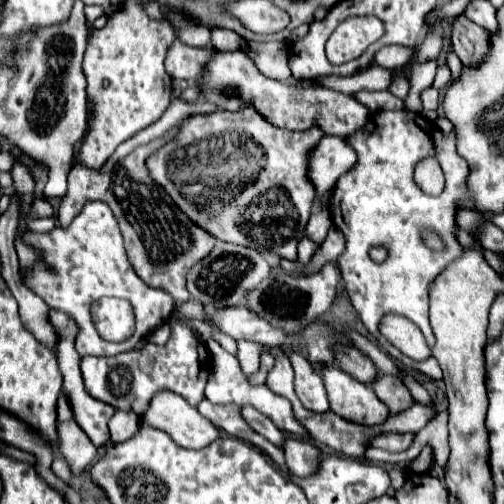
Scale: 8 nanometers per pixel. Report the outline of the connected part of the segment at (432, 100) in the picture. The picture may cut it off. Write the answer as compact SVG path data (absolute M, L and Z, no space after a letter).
M428 88L422 92L422 104L424 110L436 110L438 106L438 90L436 88Z

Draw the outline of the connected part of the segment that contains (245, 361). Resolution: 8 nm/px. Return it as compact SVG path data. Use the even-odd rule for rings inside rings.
M244 340L238 342L238 360L244 374L252 374L252 364L258 364L262 350L264 346L258 346L254 342L244 342Z

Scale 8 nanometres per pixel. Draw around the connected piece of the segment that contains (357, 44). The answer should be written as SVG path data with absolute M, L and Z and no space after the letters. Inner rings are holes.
M354 16L344 20L328 40L328 60L346 64L366 52L370 44L380 40L384 26L376 16Z

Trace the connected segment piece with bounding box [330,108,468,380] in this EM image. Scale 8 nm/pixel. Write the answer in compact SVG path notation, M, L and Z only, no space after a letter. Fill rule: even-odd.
M382 110L370 116L370 120L364 124L364 128L354 130L352 134L346 136L346 142L358 152L358 166L348 172L346 176L340 176L340 180L336 182L332 196L330 196L330 214L332 214L332 222L336 224L338 230L344 232L346 236L346 252L338 258L338 266L342 272L342 282L344 288L356 308L356 312L360 314L364 326L368 328L368 332L378 340L378 344L400 364L404 364L406 368L418 370L434 380L442 378L442 370L438 366L438 360L434 356L416 362L412 358L408 358L406 354L402 354L398 348L394 348L380 332L378 324L386 314L398 314L404 316L408 320L412 320L426 338L430 338L430 348L434 346L434 334L428 322L428 284L454 260L458 258L458 254L462 252L462 246L456 240L454 234L454 226L456 226L456 202L468 200L468 188L466 188L466 176L468 176L468 164L456 154L454 148L454 134L444 136L436 126L430 124L430 120L426 120L420 114L414 114L412 110ZM424 158L438 158L444 176L446 176L446 186L444 192L440 196L428 196L424 194L418 184L414 182L414 168L420 160ZM422 230L432 230L442 238L444 244L444 252L434 252L432 248L428 248L426 244L420 242L420 232ZM370 248L386 248L388 250L388 258L382 264L376 264L370 260L368 250Z

